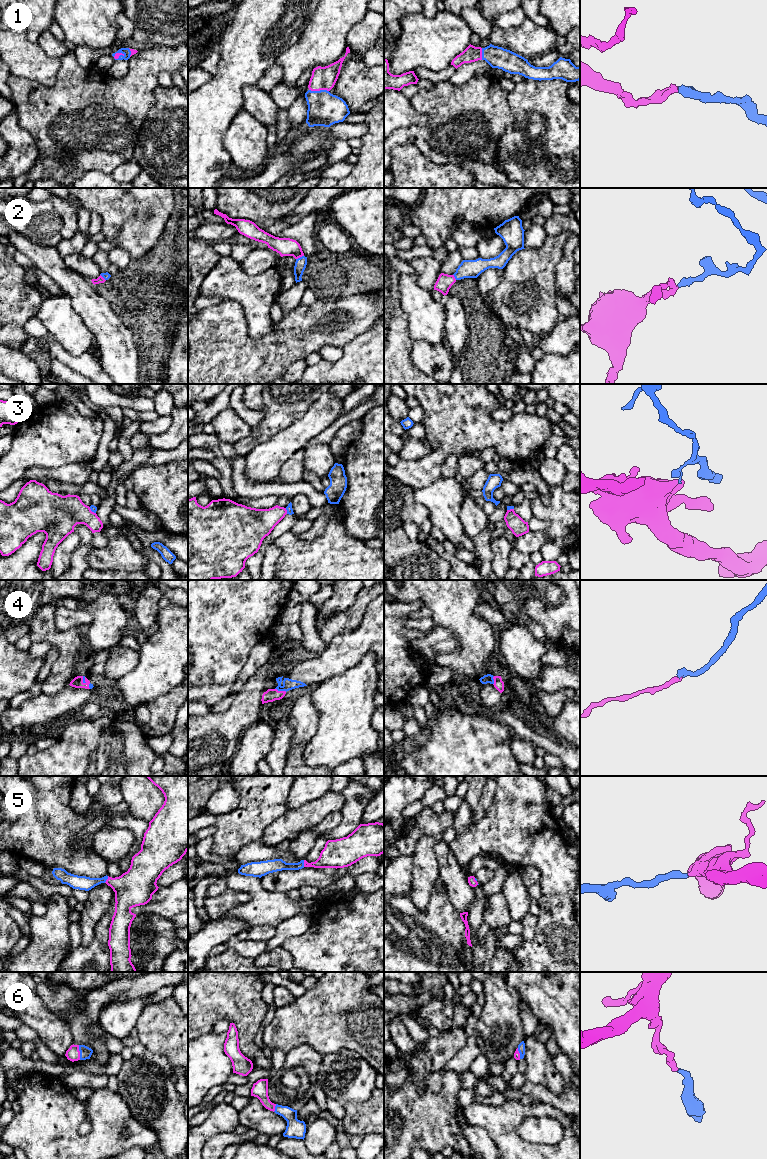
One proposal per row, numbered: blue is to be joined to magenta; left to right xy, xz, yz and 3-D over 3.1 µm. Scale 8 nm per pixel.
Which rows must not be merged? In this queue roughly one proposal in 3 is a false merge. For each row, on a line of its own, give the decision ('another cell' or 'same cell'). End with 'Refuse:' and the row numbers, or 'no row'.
1: same cell
2: same cell
3: another cell
4: same cell
5: same cell
6: same cell
Refuse: 3

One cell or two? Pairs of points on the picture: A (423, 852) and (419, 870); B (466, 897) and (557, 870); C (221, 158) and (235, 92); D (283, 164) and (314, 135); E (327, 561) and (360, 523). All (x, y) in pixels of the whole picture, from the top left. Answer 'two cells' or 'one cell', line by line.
A: one cell
B: two cells
C: one cell
D: one cell
E: two cells

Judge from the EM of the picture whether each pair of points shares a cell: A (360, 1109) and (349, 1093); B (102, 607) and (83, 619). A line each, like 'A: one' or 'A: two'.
A: two
B: two

